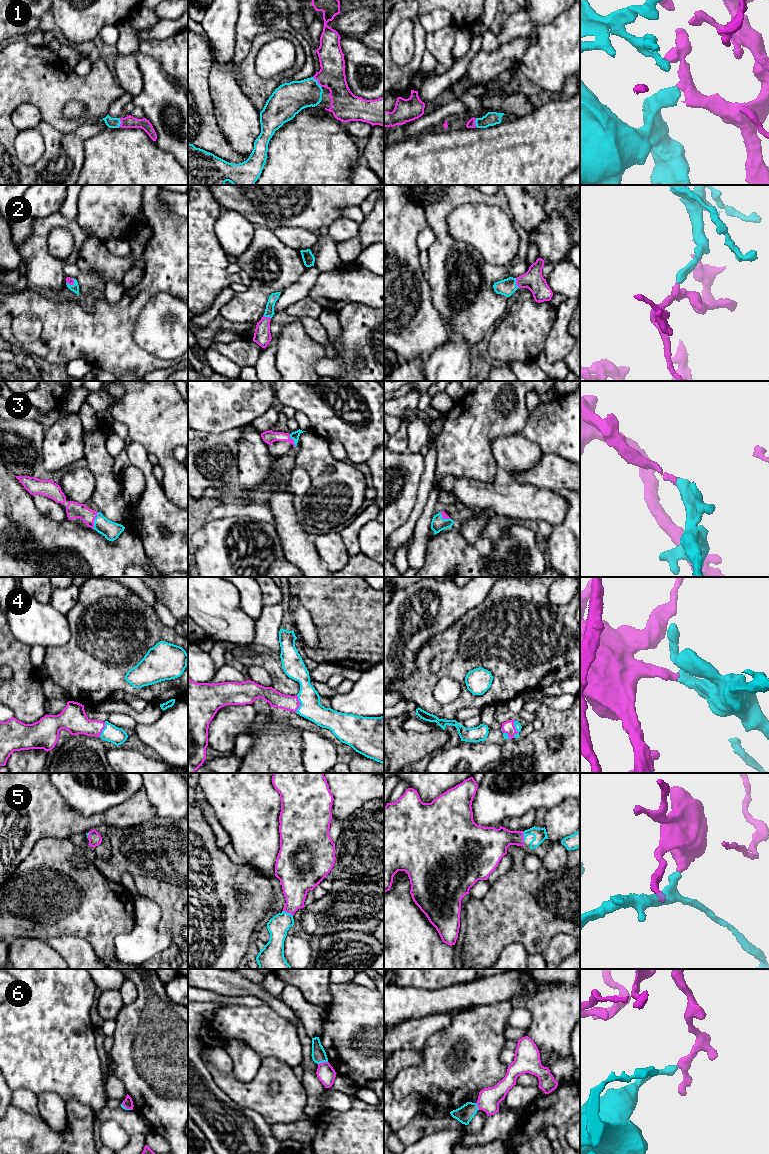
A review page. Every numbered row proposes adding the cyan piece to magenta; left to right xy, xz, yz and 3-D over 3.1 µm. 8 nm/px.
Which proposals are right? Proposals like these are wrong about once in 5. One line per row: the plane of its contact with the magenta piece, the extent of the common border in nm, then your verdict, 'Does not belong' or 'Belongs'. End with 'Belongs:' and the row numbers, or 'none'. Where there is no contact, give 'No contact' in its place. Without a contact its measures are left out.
1: Touches magenta in xz. Shared border 120 nm. Belongs
2: Touches magenta in yz. Shared border 90 nm. Belongs
3: Touches magenta in xy. Shared border 140 nm. Belongs
4: Touches magenta in yz. Shared border 140 nm. Belongs
5: Touches magenta in yz. Shared border 100 nm. Belongs
6: Touches magenta in xz. Shared border 80 nm. Does not belong
Belongs: 1, 2, 3, 4, 5

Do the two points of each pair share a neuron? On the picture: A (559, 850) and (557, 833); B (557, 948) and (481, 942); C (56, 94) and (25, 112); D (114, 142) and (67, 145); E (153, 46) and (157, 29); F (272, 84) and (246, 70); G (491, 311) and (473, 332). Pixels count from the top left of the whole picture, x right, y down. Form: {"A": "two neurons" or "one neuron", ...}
{"A": "two neurons", "B": "two neurons", "C": "two neurons", "D": "two neurons", "E": "two neurons", "F": "one neuron", "G": "one neuron"}

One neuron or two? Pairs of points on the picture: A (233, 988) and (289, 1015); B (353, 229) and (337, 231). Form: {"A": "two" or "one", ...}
{"A": "one", "B": "one"}

